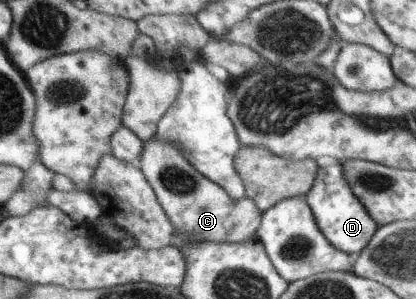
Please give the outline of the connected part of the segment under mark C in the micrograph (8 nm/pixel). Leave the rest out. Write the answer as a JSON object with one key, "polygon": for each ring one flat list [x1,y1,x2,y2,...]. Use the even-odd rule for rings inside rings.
{"polygon":[[150,138,143,142,138,167,169,217,174,234,187,236,196,244,246,244,259,241,262,213,254,200,247,195,232,197,222,186,194,169,178,145]]}

